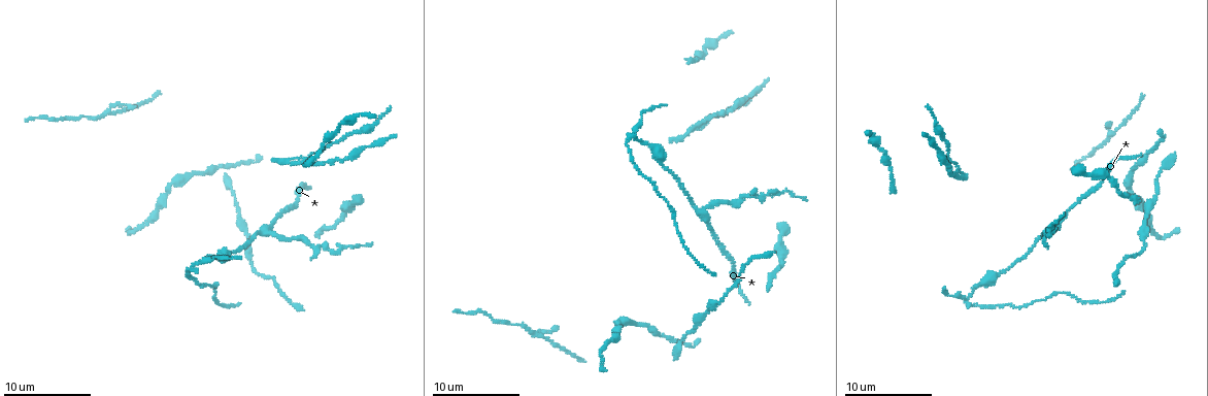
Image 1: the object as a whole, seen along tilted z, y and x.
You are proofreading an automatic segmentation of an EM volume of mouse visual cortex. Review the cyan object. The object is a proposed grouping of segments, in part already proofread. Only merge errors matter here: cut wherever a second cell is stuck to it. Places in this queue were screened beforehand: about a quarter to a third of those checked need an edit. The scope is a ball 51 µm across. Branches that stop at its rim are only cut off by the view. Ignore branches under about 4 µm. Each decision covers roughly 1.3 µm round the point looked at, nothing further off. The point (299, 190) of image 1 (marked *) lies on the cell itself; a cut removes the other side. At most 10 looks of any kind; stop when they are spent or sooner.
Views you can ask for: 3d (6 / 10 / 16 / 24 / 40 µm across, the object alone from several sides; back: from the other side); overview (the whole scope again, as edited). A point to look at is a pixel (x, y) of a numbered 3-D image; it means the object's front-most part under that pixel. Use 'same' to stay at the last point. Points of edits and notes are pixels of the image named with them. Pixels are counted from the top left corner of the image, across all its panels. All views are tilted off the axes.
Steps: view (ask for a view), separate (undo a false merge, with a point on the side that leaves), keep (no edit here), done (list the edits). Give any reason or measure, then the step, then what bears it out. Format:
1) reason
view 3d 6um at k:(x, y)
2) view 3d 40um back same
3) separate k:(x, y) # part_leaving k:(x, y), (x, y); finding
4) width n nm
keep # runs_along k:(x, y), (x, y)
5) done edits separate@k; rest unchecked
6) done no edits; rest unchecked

branch point
view 3d 10um at 1:(705, 208)

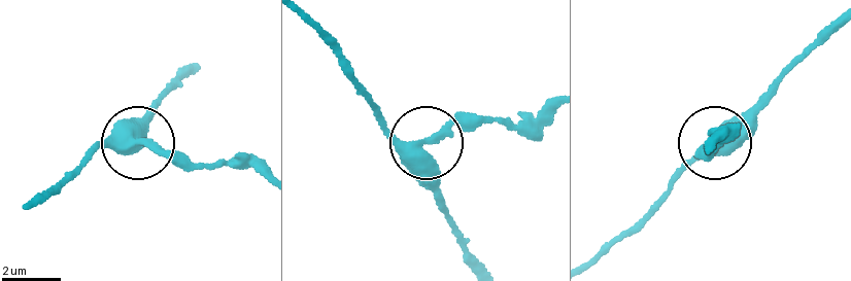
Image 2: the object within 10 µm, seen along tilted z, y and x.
closer look
view 3d 6um at 2:(420, 143)

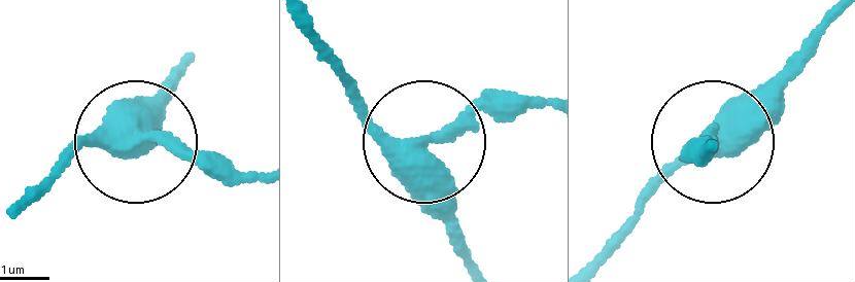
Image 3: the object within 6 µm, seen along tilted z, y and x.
arms 3
separate 3:(205, 167) # part_leaving 3:(147, 135), (260, 170); a second cell is stuck on

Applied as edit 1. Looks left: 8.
view 3d 10um at 1:(180, 177)

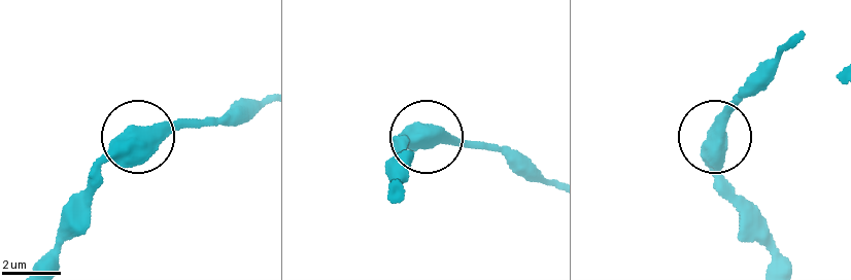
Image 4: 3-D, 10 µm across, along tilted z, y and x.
closer look
view 3d 6um at 4:(128, 131)

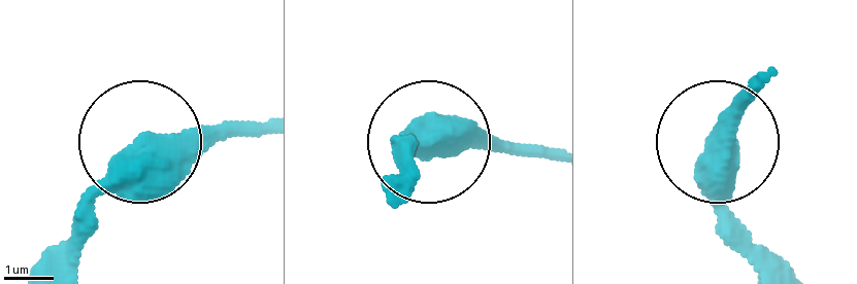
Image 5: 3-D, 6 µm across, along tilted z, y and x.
width 710 nm
keep # runs_along 5:(266, 122), (140, 142), (37, 263); one cell here

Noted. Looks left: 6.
view 3d 6um at 1:(660, 162)

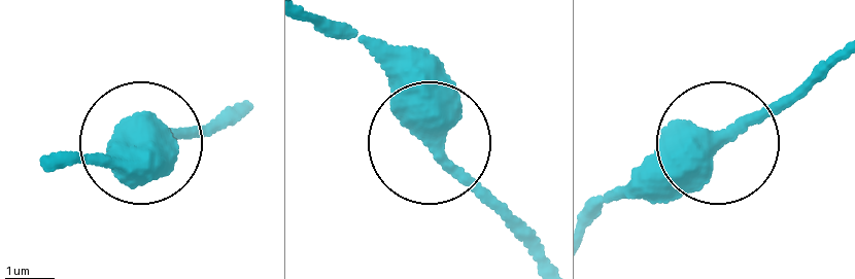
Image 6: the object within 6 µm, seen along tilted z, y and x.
keep # runs_along 6:(833, 63), (788, 103), (614, 201); all the same cell

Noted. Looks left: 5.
view 3d 16um at 1:(958, 169)

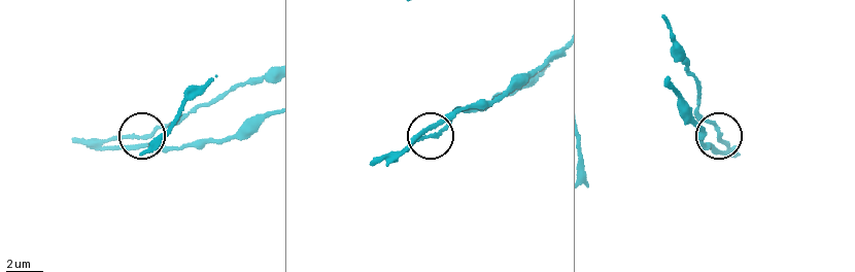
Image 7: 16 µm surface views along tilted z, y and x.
side_arm 13 um
keep # all the same cell

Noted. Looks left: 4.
view 3d 10um at 1:(967, 297)

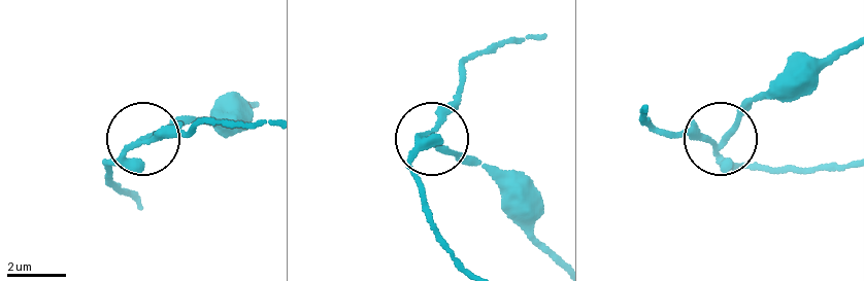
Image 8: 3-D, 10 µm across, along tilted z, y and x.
zoom in
view 3d 6um at 8:(718, 145)

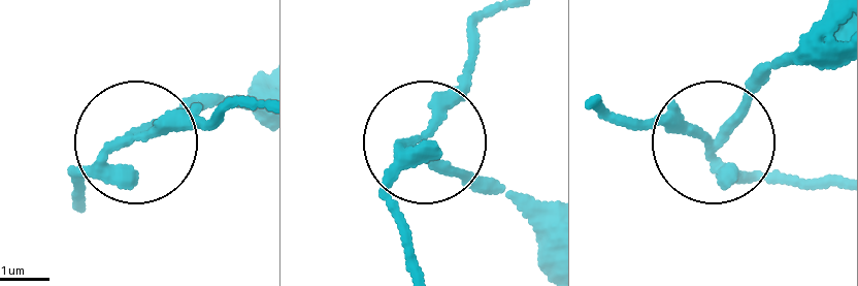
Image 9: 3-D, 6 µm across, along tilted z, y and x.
width 220 nm
separate 9:(174, 116) # two cells meet here

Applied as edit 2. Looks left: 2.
done edits separate@3, separate@9; rest unchecked

